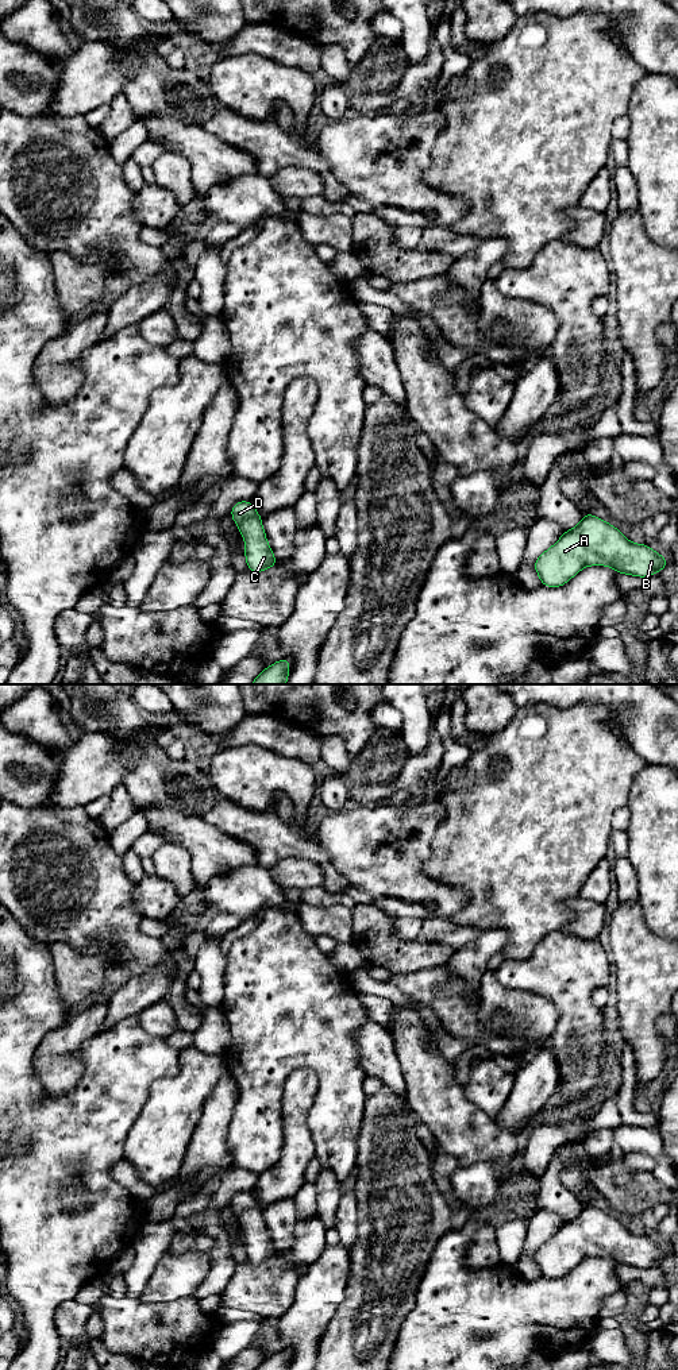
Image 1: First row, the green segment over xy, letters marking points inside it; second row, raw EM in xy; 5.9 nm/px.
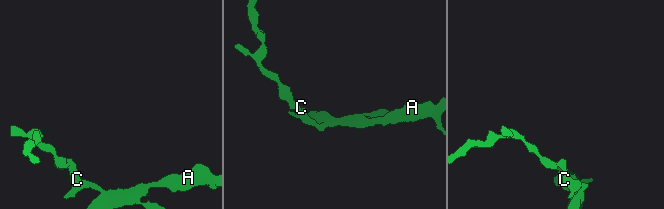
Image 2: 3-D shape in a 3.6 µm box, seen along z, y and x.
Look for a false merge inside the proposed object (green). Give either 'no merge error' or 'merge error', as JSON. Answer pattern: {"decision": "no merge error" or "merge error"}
{"decision": "no merge error"}

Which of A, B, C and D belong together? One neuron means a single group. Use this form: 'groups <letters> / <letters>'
groups A B C D

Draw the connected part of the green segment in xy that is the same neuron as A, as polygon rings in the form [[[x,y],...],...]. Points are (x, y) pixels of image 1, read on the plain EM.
[[[585,1204],[582,1212],[535,1253],[540,1274],[547,1278],[566,1276],[586,1257],[608,1257],[619,1265],[651,1267],[669,1255],[663,1246],[646,1235],[631,1234],[617,1219]]]

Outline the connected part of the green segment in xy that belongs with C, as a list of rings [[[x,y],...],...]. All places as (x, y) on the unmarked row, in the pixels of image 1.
[[[251,1192],[236,1193],[230,1205],[244,1228],[247,1259],[254,1265],[259,1265],[266,1259],[277,1258],[277,1250],[267,1235],[266,1224],[262,1219],[263,1211]]]

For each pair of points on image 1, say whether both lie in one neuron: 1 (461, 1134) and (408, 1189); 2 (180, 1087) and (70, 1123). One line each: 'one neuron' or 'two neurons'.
1: two neurons
2: two neurons

